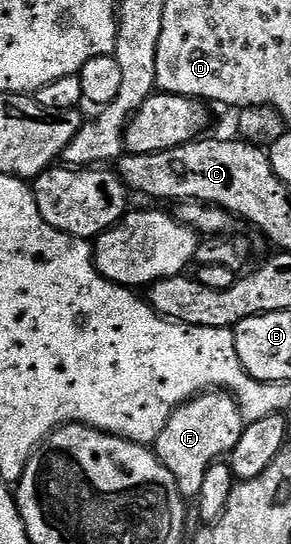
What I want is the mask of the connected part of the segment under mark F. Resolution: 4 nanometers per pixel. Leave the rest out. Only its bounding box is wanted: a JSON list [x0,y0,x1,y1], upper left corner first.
[155,390,246,498]

